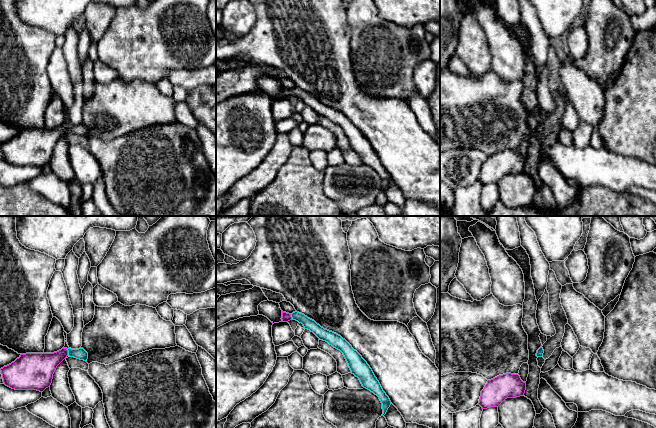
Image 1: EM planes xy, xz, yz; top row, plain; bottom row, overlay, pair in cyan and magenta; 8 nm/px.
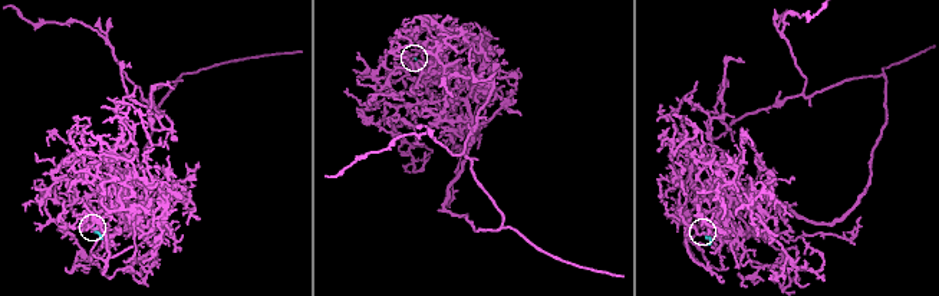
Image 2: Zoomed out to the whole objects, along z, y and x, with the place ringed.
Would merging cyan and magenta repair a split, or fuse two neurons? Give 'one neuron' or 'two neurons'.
one neuron

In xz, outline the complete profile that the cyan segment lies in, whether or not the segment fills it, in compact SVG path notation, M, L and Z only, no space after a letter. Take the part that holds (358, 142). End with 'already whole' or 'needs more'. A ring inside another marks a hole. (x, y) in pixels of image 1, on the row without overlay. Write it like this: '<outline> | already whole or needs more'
M282 87L281 95L282 98L296 96L299 99L302 99L304 104L313 108L319 114L319 116L326 117L334 124L340 126L348 139L351 149L359 154L364 164L370 166L379 173L382 179L382 191L384 192L386 190L388 184L391 181L389 173L383 167L379 157L375 153L367 138L356 126L352 124L352 122L345 115L332 107L324 105L314 96L297 87L293 88L292 90Z | needs more

